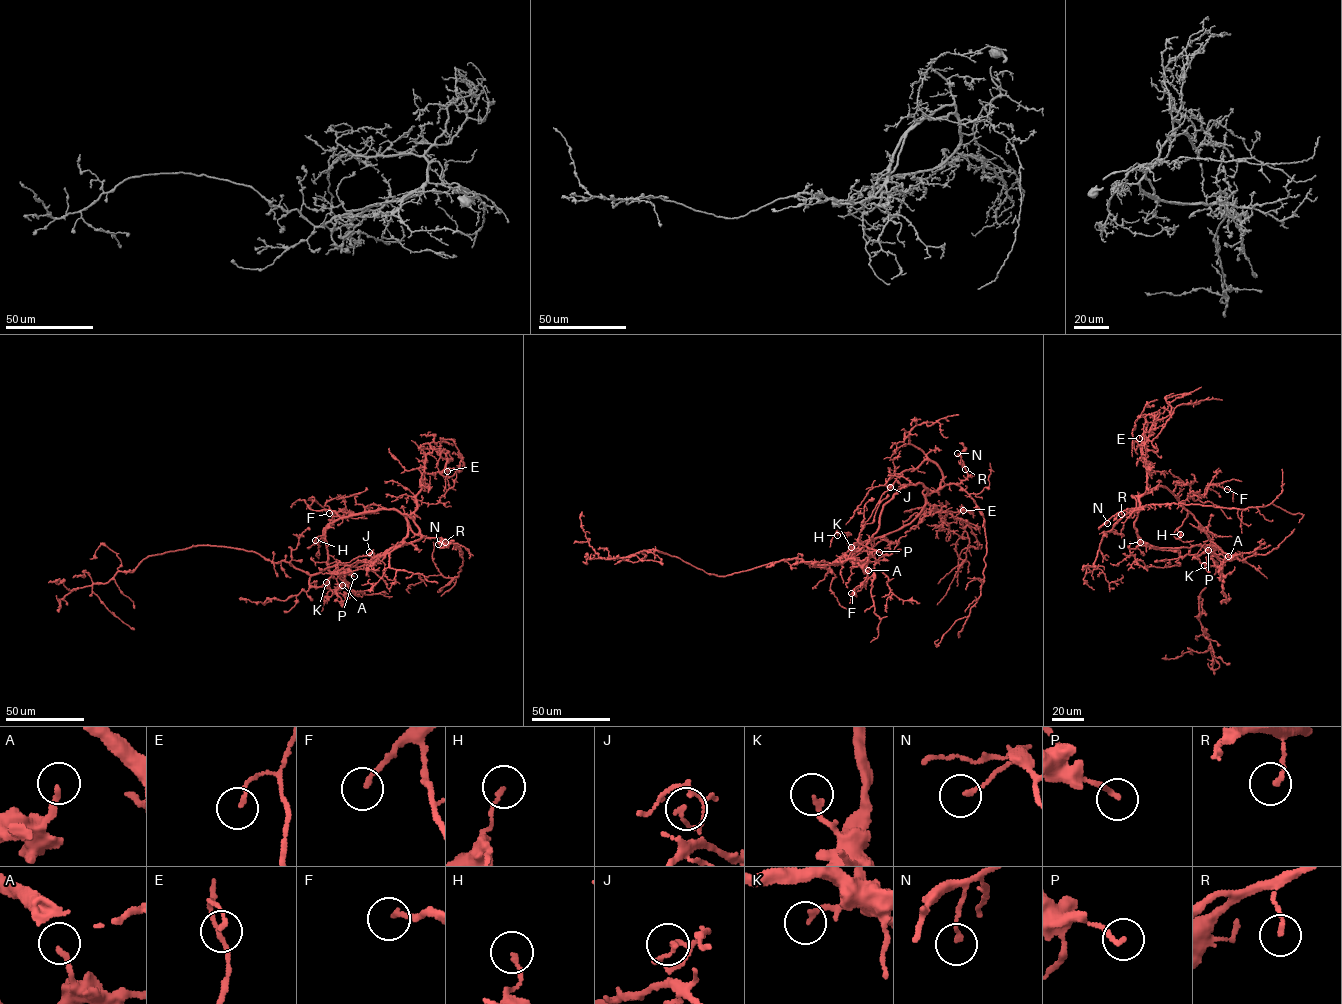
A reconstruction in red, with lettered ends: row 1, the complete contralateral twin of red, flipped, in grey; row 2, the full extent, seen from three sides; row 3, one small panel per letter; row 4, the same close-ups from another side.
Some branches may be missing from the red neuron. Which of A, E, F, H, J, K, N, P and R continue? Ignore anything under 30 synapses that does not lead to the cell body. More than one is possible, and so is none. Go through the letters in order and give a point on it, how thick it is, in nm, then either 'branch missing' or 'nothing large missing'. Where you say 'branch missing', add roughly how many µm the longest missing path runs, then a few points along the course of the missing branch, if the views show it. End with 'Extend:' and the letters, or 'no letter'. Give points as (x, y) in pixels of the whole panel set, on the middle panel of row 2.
A: place (868, 570); calibre 180 nm; nothing large missing
E: place (963, 510); calibre 130 nm; nothing large missing
F: place (851, 593); calibre 170 nm; nothing large missing
H: place (837, 535); calibre 150 nm; nothing large missing
J: place (890, 487); calibre 150 nm; nothing large missing
K: place (851, 547); calibre 200 nm; nothing large missing
N: place (957, 453); calibre 140 nm; nothing large missing
P: place (879, 552); calibre 170 nm; nothing large missing
R: place (965, 469); calibre 150 nm; nothing large missing
Extend: no letter

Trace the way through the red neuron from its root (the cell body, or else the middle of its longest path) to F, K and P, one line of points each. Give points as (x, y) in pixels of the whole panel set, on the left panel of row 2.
F: (342, 564), (309, 584), (339, 587), (324, 529), (340, 517), (333, 511), (346, 509), (329, 513)
K: (342, 564), (313, 574), (309, 584), (319, 587), (326, 582)
P: (342, 564), (313, 574), (309, 584), (322, 586), (335, 573), (354, 576)

